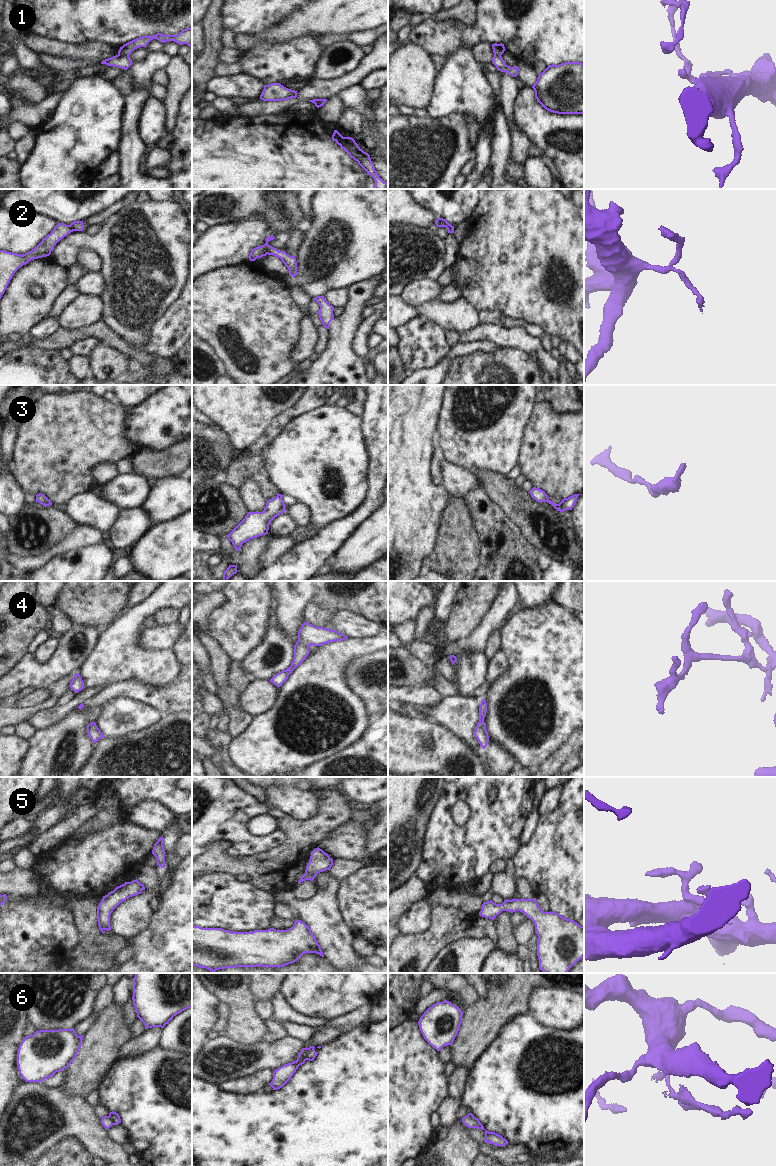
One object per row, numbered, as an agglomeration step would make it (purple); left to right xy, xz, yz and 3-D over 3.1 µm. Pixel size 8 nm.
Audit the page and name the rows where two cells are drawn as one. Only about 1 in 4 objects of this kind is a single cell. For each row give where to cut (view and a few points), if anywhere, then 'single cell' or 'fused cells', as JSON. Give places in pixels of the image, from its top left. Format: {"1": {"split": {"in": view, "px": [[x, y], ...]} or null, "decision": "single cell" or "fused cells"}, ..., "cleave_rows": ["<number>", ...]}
{"1": {"split": {"in": "xy", "px": [[118, 53], [128, 55]]}, "decision": "fused cells"}, "2": {"split": {"in": "xz", "px": [[263, 245], [267, 253]]}, "decision": "fused cells"}, "3": {"split": null, "decision": "single cell"}, "4": {"split": null, "decision": "single cell"}, "5": {"split": null, "decision": "single cell"}, "6": {"split": {"in": "xz", "px": [[313, 1048], [308, 1051], [306, 1059]]}, "decision": "fused cells"}, "cleave_rows": ["1", "2", "6"]}

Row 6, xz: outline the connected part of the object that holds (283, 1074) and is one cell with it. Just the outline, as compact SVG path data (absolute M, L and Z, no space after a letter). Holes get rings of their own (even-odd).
M310 1046L309 1048L303 1048L297 1060L286 1065L279 1067L273 1072L273 1079L269 1084L273 1090L277 1090L282 1088L294 1075L298 1067L305 1063L307 1060L306 1055L310 1049L314 1049L314 1046Z

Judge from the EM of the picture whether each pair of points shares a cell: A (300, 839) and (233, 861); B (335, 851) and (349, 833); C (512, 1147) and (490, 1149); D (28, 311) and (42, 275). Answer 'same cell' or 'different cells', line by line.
A: same cell
B: same cell
C: same cell
D: same cell

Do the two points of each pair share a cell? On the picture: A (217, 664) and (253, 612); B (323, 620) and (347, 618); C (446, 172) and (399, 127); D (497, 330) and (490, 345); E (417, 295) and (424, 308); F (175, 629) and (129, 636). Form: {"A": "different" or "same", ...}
{"A": "different", "B": "different", "C": "same", "D": "different", "E": "different", "F": "different"}

